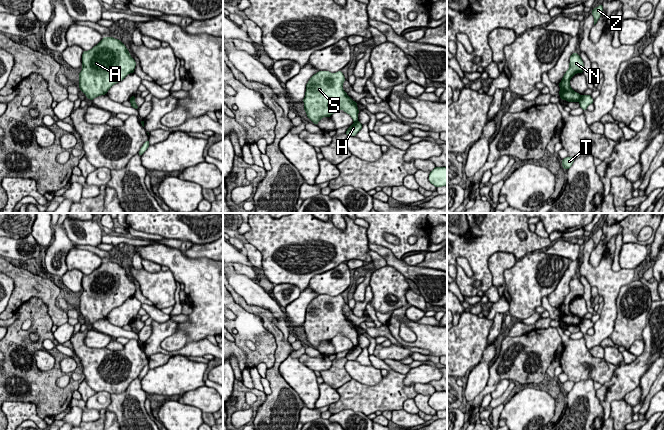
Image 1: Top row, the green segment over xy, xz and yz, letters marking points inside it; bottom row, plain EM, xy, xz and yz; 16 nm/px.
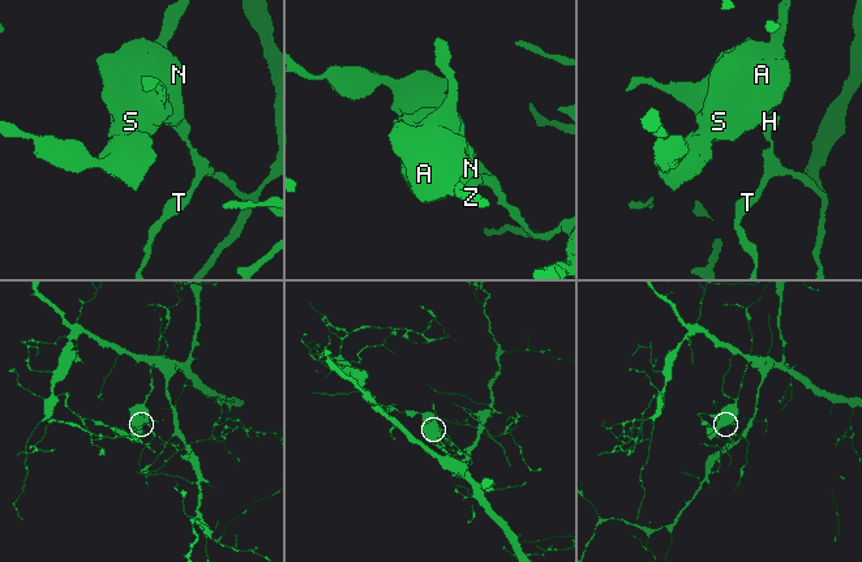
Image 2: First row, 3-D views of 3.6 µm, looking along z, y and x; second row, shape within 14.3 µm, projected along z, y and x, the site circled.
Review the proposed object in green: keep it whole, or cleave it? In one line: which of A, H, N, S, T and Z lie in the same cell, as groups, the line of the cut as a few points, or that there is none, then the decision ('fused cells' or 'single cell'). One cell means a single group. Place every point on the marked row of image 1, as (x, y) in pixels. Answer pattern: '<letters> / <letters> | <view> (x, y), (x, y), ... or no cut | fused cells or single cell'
A N S Z / H T | yz (581, 96), (578, 100) | fused cells

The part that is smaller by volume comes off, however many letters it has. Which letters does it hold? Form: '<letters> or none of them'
A, N, S, Z

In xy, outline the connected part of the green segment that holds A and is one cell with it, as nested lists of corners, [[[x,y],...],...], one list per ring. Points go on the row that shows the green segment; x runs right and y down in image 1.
[[[113,37],[103,39],[82,54],[79,88],[90,100],[107,94],[116,83],[133,73],[136,66],[126,46]]]

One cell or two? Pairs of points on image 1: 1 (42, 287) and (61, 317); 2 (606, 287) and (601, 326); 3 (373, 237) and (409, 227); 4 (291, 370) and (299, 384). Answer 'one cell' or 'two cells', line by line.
1: one cell
2: one cell
3: one cell
4: one cell

